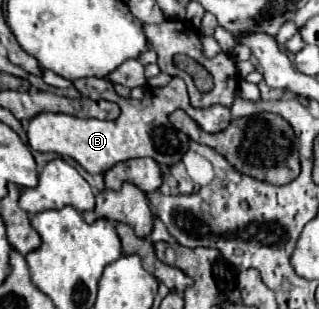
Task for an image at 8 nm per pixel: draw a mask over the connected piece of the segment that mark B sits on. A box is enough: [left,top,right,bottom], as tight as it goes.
[26,77,232,173]

